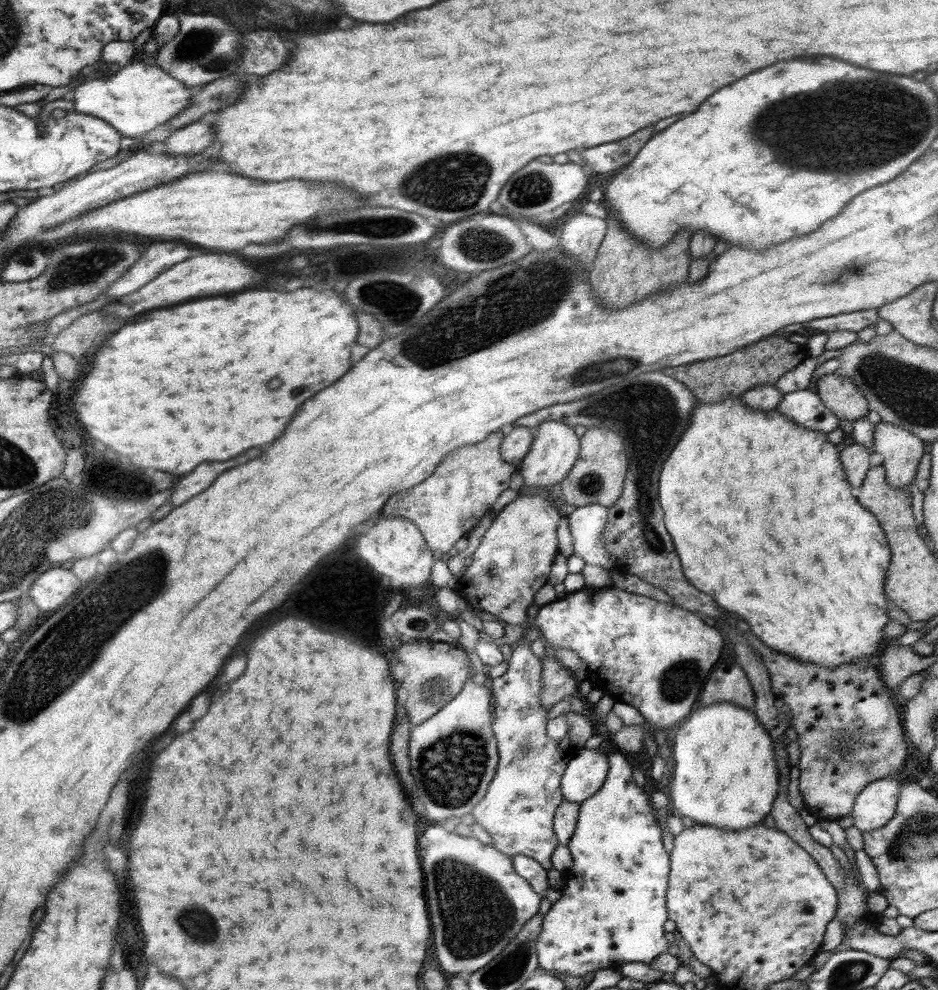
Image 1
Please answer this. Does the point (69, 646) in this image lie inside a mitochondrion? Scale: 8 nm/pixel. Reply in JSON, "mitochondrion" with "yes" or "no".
{"mitochondrion":"yes"}

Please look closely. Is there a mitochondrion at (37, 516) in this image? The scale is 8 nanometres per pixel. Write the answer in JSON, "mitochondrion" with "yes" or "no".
{"mitochondrion":"yes"}

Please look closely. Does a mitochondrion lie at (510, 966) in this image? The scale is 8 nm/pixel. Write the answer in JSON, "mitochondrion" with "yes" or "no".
{"mitochondrion":"yes"}

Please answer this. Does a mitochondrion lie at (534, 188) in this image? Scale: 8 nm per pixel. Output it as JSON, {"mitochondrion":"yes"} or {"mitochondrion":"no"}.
{"mitochondrion":"yes"}

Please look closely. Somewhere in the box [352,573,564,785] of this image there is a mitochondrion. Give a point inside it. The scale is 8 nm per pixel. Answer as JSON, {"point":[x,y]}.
{"point":[434,688]}

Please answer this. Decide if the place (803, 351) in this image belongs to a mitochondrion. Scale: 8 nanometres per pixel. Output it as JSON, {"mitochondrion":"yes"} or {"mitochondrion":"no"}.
{"mitochondrion":"no"}

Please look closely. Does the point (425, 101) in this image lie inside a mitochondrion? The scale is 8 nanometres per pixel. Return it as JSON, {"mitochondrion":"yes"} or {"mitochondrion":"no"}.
{"mitochondrion":"no"}

